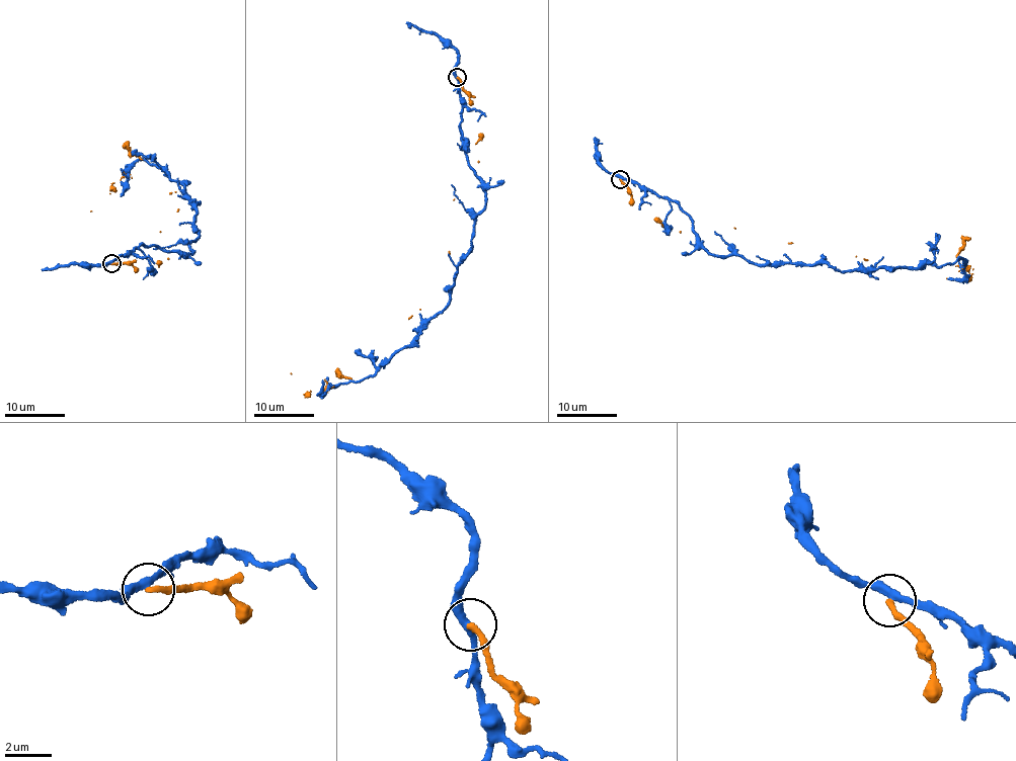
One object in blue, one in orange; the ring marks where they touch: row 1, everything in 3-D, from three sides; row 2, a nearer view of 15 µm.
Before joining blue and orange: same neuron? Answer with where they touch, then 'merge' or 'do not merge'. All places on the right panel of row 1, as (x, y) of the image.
place (620, 179); do not merge

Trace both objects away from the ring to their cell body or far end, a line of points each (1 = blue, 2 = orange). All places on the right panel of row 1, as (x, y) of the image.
1: (620, 178), (678, 202), (710, 254), (767, 265), (826, 263), (845, 271), (963, 259), (964, 276), (948, 278)
2: (620, 178), (632, 204), (663, 227), (735, 229), (855, 256), (955, 256), (961, 250), (969, 278), (946, 277)

